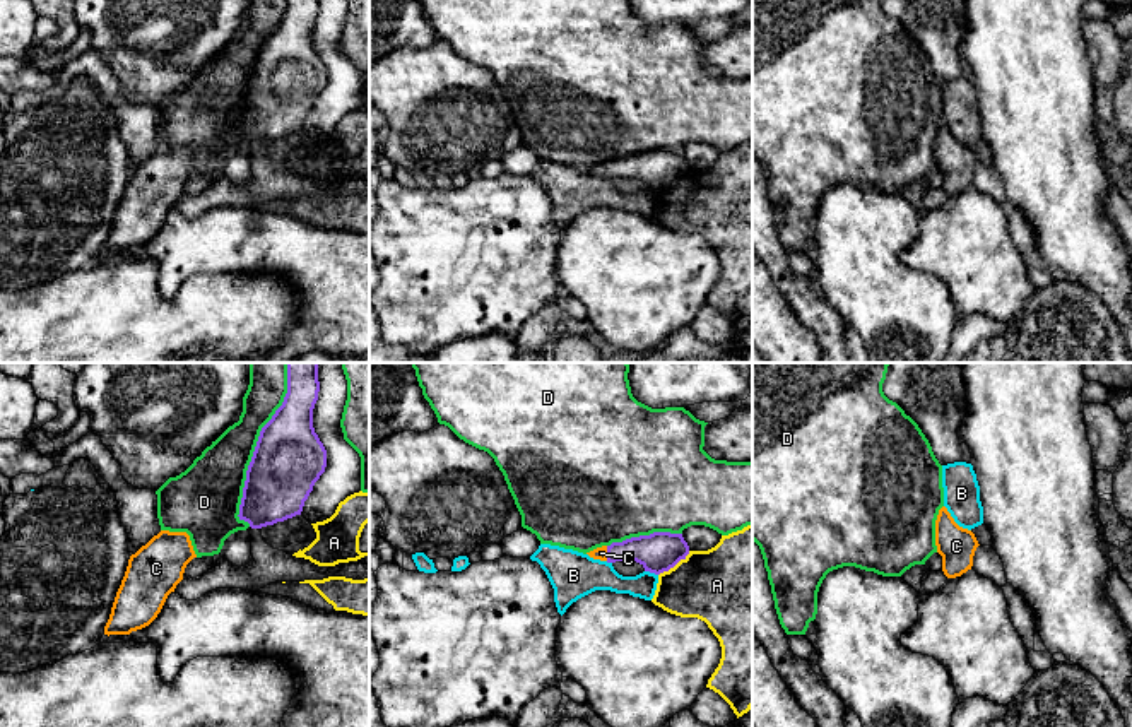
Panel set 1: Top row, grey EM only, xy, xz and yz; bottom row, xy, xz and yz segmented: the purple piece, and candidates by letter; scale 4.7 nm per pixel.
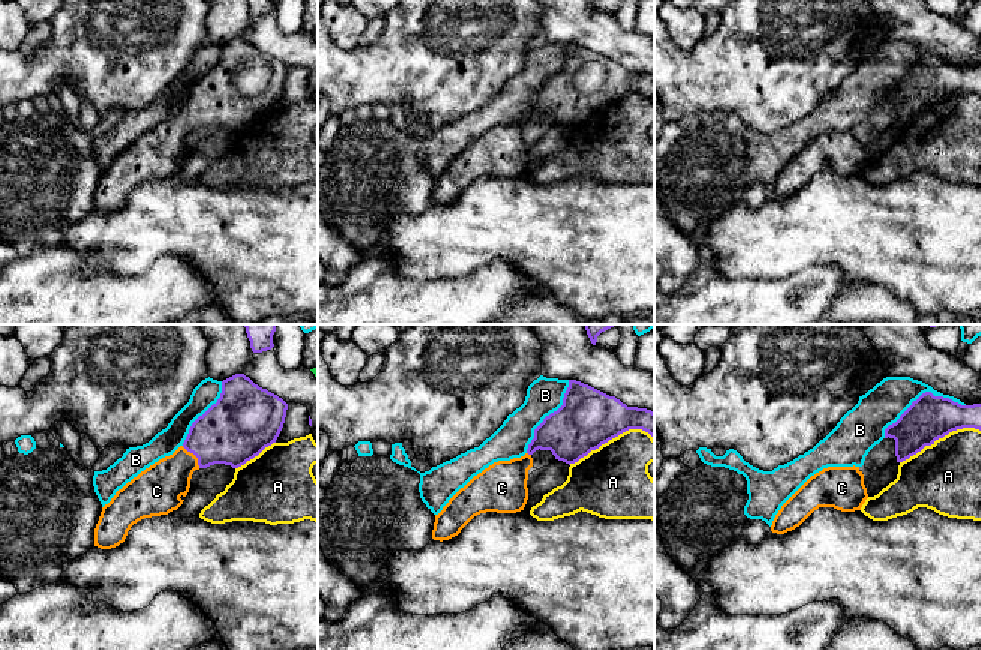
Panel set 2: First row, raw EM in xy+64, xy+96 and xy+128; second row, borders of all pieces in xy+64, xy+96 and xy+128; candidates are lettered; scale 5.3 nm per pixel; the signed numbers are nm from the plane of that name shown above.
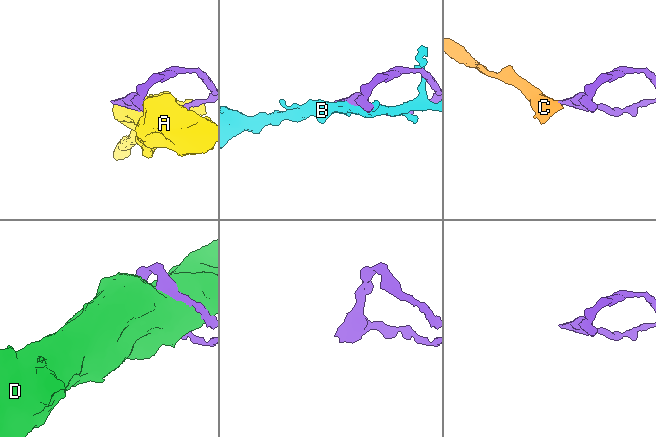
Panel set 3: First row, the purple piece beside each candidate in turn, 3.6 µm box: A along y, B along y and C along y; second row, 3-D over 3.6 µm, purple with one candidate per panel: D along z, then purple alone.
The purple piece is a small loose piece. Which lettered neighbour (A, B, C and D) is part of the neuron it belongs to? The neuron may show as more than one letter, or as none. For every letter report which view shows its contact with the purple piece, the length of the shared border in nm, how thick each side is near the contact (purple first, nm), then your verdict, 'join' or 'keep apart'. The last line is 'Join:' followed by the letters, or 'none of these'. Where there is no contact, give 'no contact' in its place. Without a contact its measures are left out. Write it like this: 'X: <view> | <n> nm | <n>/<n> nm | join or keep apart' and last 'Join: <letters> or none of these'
A: xz | 190 nm | 190/360 nm | keep apart
B: xz | 70 nm | 190/140 nm | keep apart
C: xz | 70 nm | 190/60 nm | join
D: xy | 800 nm | 320/260 nm | keep apart
Join: C

